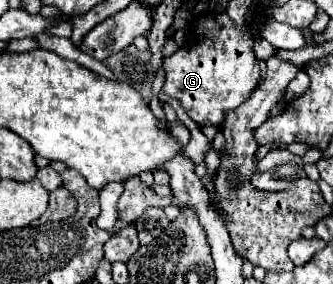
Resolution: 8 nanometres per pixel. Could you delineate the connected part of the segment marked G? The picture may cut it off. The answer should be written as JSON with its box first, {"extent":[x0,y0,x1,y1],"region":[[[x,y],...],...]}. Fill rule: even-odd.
{"extent":[163,16,259,126],"region":[[[197,16],[193,26],[203,26],[199,42],[179,48],[163,62],[165,86],[163,94],[177,98],[189,118],[199,126],[221,126],[227,112],[241,106],[259,84],[259,66],[253,54],[253,32],[239,32],[229,16]]]}

